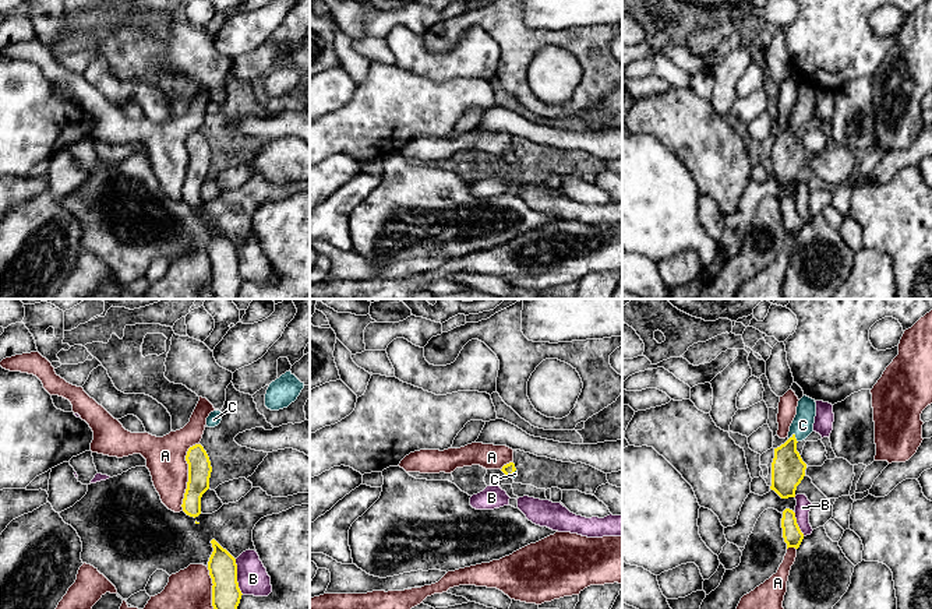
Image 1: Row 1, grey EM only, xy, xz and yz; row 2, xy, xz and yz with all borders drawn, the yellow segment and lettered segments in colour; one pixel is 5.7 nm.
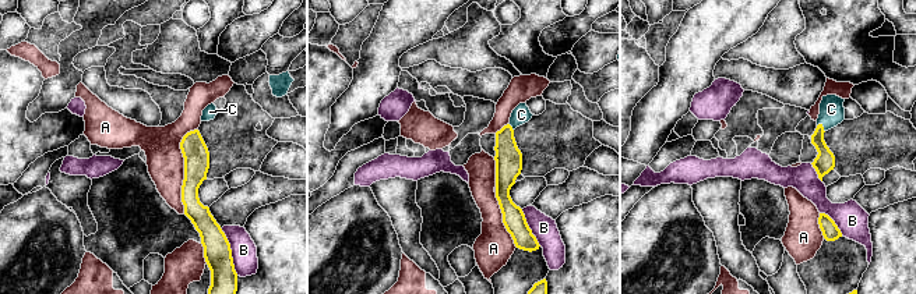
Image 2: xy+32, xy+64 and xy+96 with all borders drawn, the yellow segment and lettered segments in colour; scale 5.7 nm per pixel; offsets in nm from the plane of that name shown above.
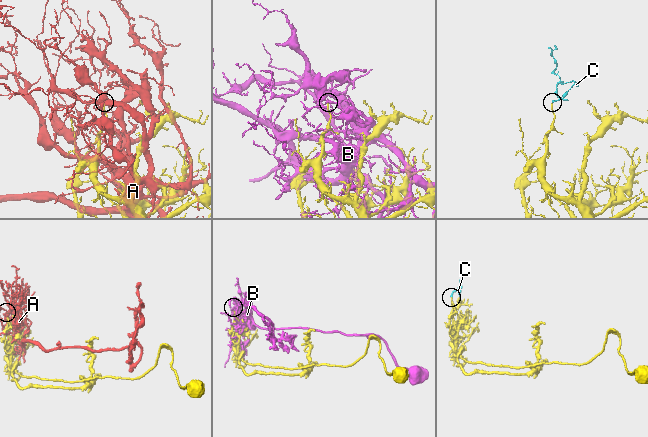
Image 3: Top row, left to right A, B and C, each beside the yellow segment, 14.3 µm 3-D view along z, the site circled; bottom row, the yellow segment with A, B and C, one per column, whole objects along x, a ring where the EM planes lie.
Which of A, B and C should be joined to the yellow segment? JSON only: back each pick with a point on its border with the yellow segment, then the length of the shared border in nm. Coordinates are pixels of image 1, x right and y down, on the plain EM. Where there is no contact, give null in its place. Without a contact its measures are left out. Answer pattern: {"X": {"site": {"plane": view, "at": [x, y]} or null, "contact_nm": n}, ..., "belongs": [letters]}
{"C": {"site": {"plane": "yz", "at": [794, 125]}, "contact_nm": 60}, "belongs": ["C"]}

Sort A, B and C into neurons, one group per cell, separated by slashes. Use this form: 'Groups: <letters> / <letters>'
Groups: A / B / C

